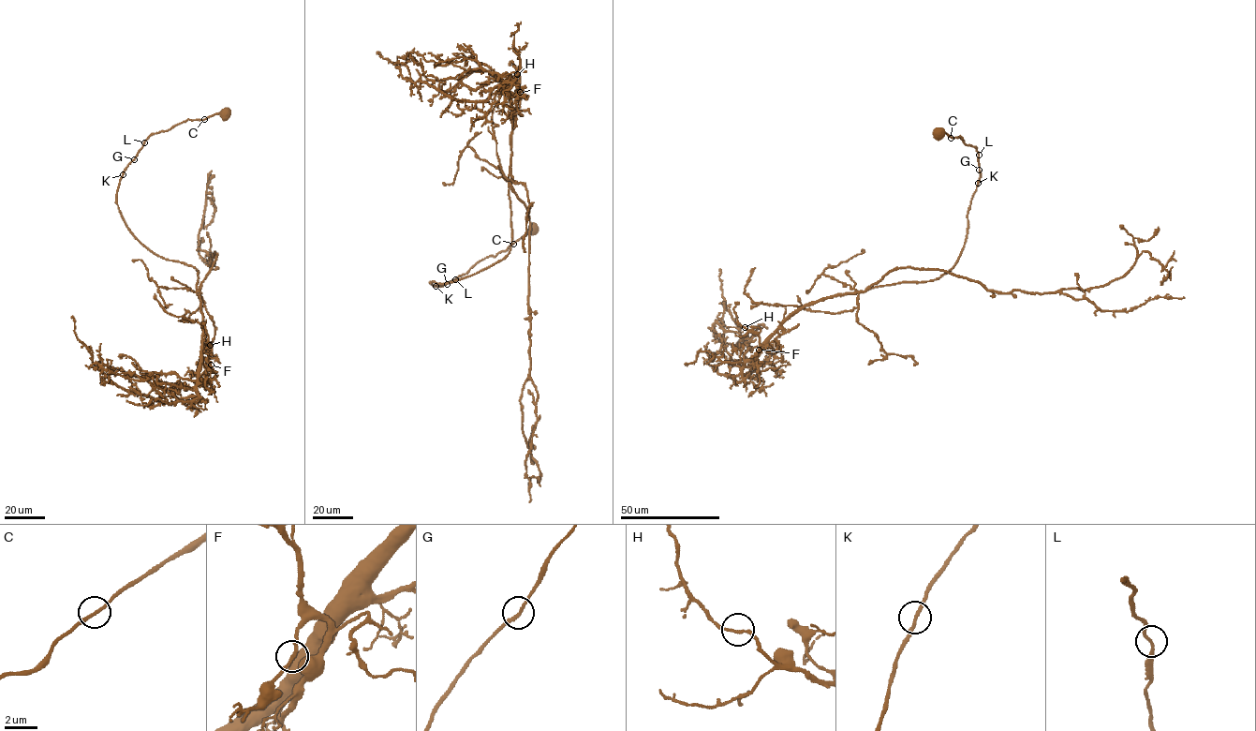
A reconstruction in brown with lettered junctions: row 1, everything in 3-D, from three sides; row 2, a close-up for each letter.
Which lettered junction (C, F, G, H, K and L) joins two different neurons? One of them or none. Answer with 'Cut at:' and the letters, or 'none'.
Cut at: none

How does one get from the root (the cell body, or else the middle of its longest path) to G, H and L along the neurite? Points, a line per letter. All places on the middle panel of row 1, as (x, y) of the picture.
G: (532, 228), (536, 227), (505, 250), (480, 260), (465, 274), (447, 284)
H: (532, 228), (455, 279), (430, 283), (477, 274), (509, 251), (509, 95), (515, 96), (517, 74)
L: (532, 228), (536, 227), (505, 250), (480, 260), (455, 279)

